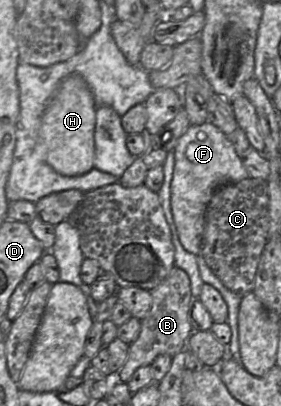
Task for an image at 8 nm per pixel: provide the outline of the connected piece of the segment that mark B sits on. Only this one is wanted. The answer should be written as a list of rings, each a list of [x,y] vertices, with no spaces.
[[[174,266],[167,277],[149,292],[152,297],[151,308],[146,317],[140,321],[139,334],[129,345],[126,362],[116,375],[117,382],[127,383],[139,367],[150,366],[159,355],[173,357],[186,349],[187,339],[193,333],[188,321],[189,306],[193,298],[190,280],[185,271]]]

